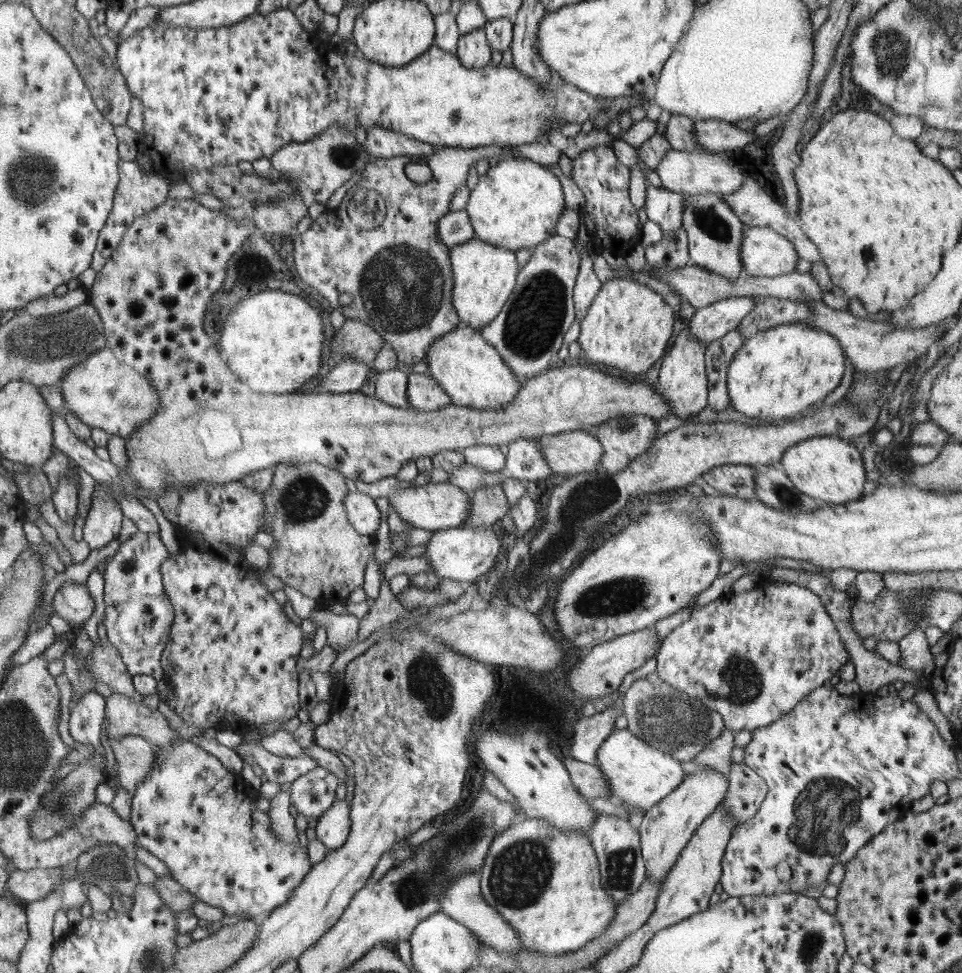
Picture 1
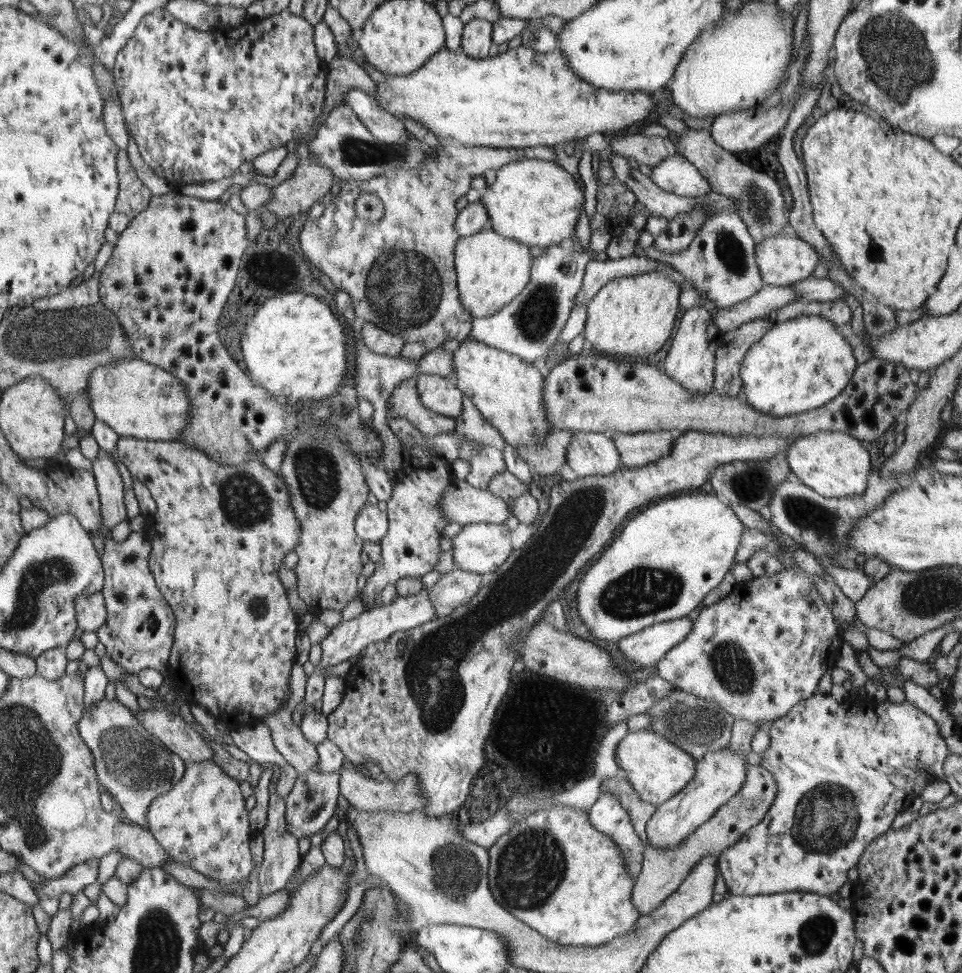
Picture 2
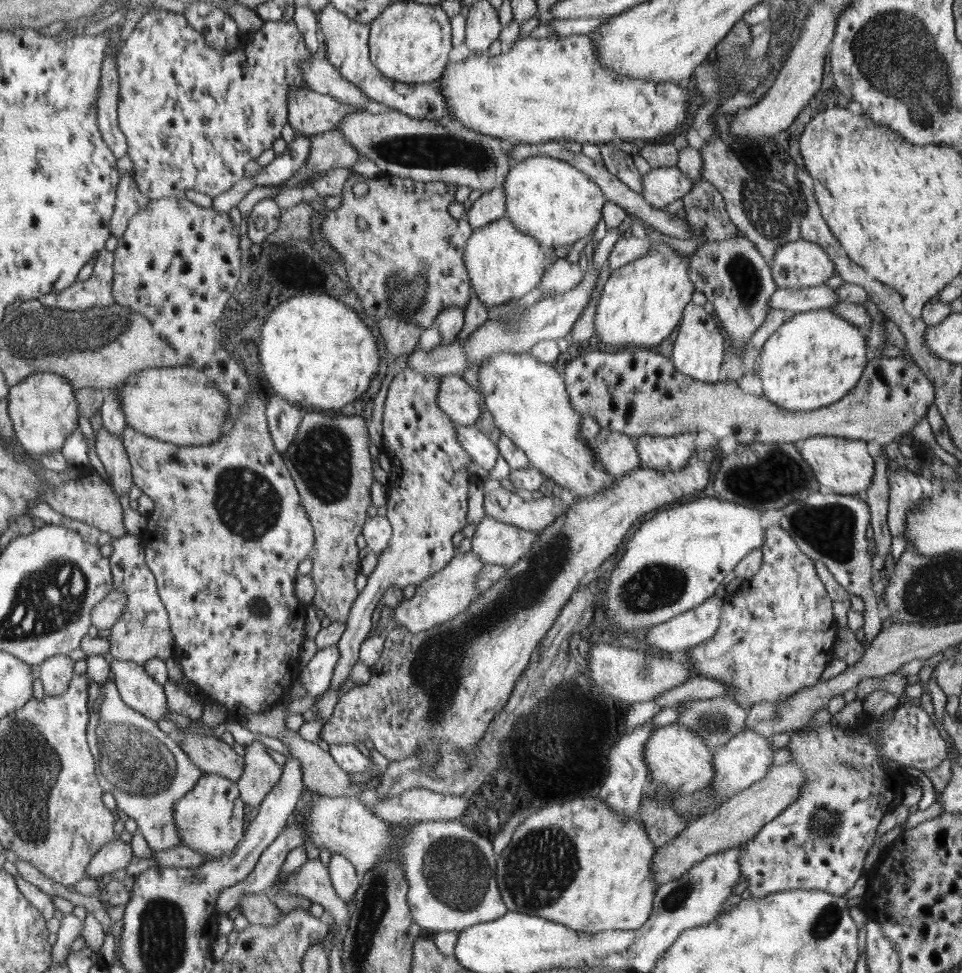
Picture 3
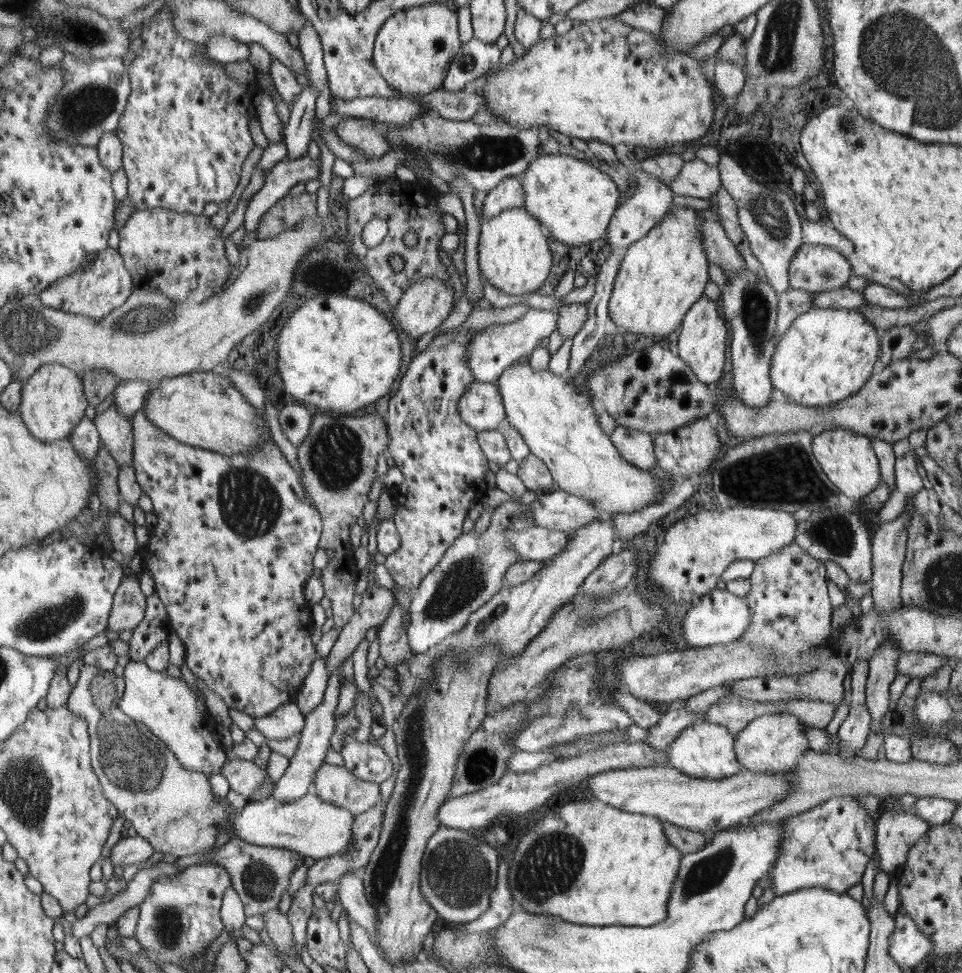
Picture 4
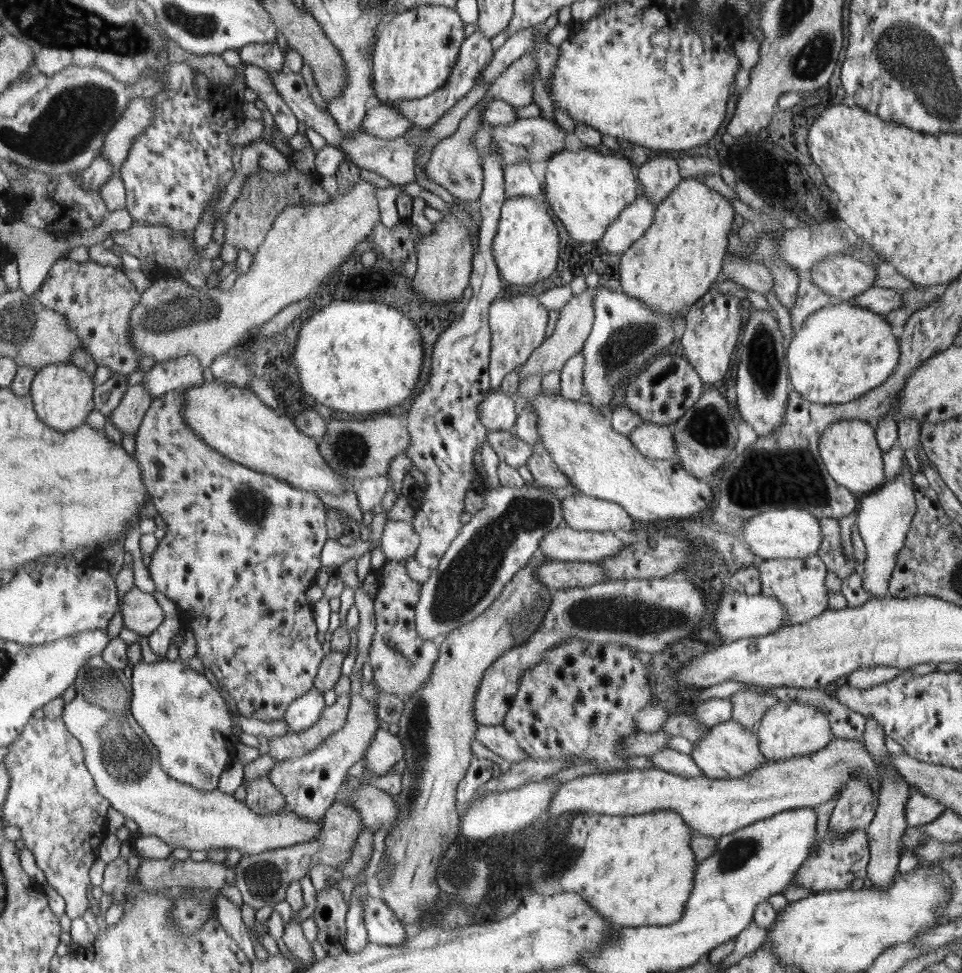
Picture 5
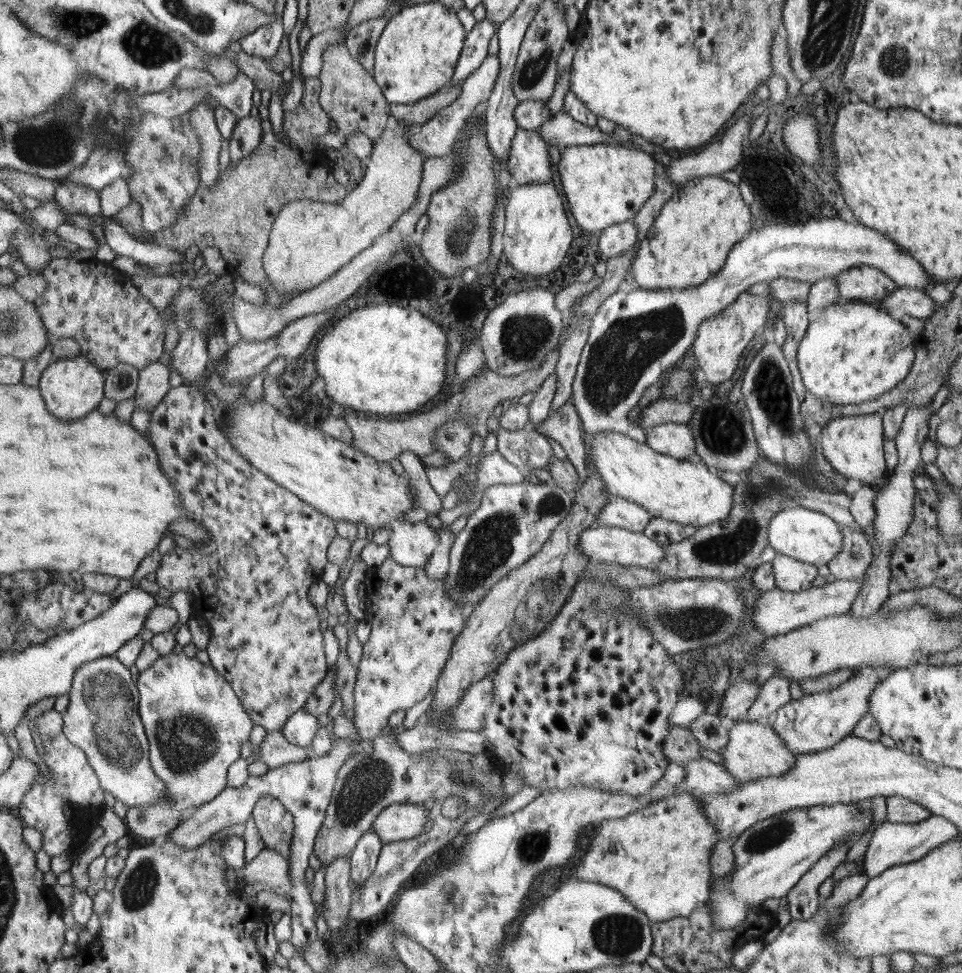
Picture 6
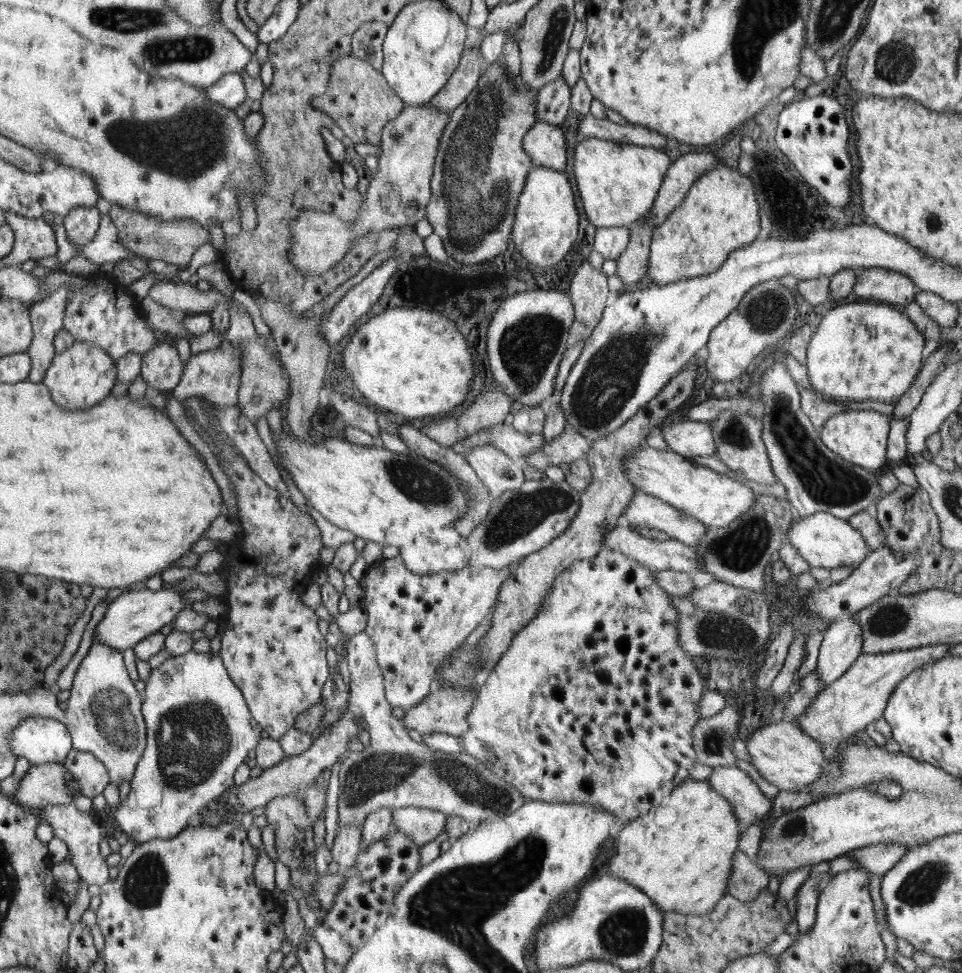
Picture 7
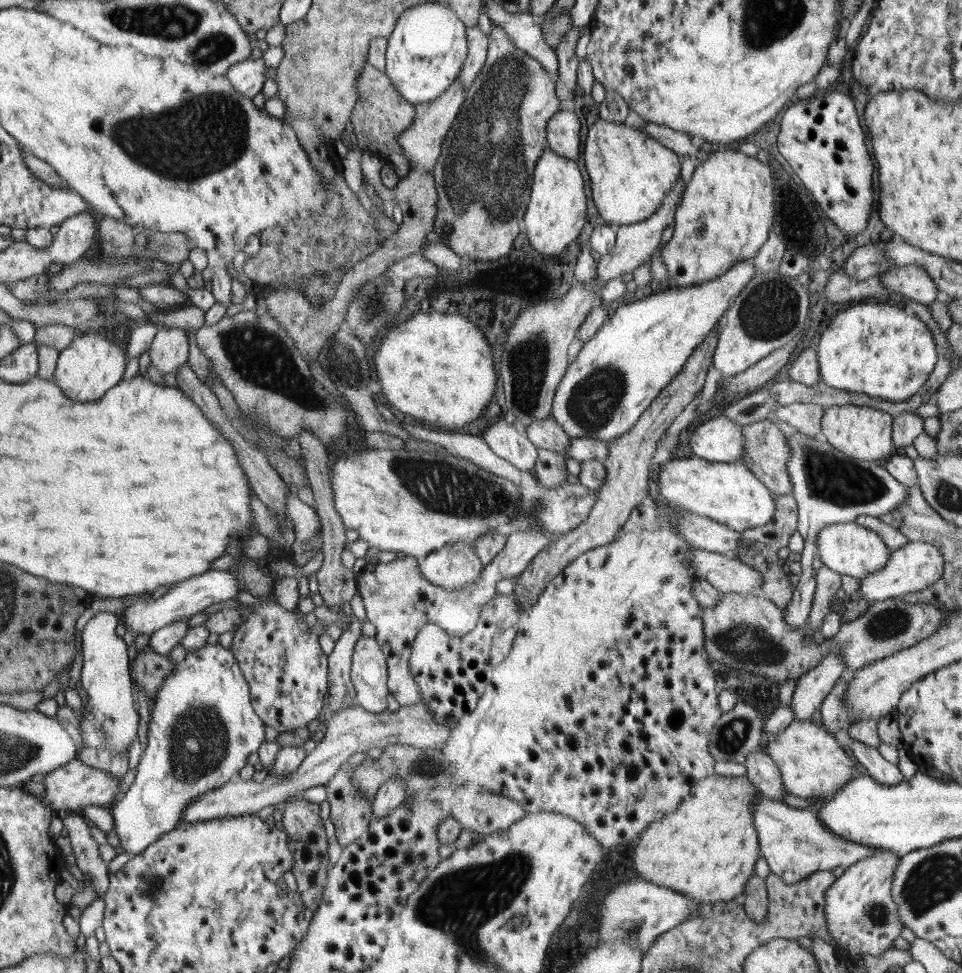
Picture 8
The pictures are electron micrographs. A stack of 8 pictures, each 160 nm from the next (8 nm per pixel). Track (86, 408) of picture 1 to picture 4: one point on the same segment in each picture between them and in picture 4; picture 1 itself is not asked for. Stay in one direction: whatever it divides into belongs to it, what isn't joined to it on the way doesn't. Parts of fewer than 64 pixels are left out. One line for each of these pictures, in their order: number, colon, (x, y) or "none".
2: (138, 399)
3: (179, 404)
4: (202, 409)

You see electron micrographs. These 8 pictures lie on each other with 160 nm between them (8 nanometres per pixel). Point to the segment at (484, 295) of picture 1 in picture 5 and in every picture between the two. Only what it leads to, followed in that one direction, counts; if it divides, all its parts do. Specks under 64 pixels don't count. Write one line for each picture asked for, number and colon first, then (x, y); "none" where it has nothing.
2: (493, 270)
3: (504, 264)
4: (513, 254)
5: (526, 248)

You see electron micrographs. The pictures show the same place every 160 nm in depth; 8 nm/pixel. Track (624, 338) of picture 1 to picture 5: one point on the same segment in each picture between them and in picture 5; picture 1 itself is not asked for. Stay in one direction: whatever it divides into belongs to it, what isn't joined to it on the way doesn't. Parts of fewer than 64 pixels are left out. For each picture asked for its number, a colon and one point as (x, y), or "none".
2: (632, 317)
3: (642, 303)
4: (662, 275)
5: (679, 259)

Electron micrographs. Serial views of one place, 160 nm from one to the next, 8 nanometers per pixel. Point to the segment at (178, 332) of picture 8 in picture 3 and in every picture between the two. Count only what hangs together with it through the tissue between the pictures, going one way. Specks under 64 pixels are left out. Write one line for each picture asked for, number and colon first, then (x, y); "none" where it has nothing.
3: (111, 451)
4: (116, 432)
5: (127, 416)
6: (155, 380)
7: (161, 367)

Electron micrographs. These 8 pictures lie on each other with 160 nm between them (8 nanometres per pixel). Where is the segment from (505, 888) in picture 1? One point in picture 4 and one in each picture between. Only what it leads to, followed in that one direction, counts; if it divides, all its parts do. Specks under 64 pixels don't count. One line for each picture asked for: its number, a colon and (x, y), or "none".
2: (557, 872)
3: (580, 864)
4: (589, 863)

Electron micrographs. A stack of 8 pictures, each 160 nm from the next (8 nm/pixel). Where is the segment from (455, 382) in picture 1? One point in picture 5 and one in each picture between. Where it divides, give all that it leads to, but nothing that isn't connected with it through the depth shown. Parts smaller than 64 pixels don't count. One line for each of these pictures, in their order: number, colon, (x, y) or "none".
2: (509, 392)
3: (529, 401)
4: (559, 425)
5: (637, 472)

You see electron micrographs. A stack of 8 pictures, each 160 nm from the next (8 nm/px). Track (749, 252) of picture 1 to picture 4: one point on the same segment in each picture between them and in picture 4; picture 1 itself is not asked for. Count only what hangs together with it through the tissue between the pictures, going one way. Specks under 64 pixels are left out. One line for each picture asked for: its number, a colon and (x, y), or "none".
2: (784, 259)
3: (800, 264)
4: (815, 268)

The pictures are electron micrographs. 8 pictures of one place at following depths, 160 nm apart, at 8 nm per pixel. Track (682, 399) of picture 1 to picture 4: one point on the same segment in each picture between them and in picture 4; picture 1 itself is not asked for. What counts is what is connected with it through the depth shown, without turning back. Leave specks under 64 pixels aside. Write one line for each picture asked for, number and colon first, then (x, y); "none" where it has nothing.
2: (690, 361)
3: (698, 352)
4: (702, 342)

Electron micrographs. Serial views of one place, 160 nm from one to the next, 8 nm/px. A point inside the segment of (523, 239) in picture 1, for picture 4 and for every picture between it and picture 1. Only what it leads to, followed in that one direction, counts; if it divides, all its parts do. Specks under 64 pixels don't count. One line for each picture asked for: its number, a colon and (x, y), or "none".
2: (536, 202)
3: (558, 205)
4: (575, 201)

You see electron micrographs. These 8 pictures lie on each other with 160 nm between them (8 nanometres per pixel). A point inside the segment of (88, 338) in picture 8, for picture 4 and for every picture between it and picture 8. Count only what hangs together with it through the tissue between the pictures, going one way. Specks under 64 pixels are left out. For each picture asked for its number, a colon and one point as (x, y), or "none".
4: (52, 403)
5: (62, 392)
6: (72, 387)
7: (83, 375)

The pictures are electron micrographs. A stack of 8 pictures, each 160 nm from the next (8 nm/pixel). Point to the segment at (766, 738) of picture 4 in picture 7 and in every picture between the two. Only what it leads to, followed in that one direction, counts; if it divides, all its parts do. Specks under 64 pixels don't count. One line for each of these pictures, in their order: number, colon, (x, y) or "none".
5: (786, 731)
6: (816, 722)
7: (858, 698)

